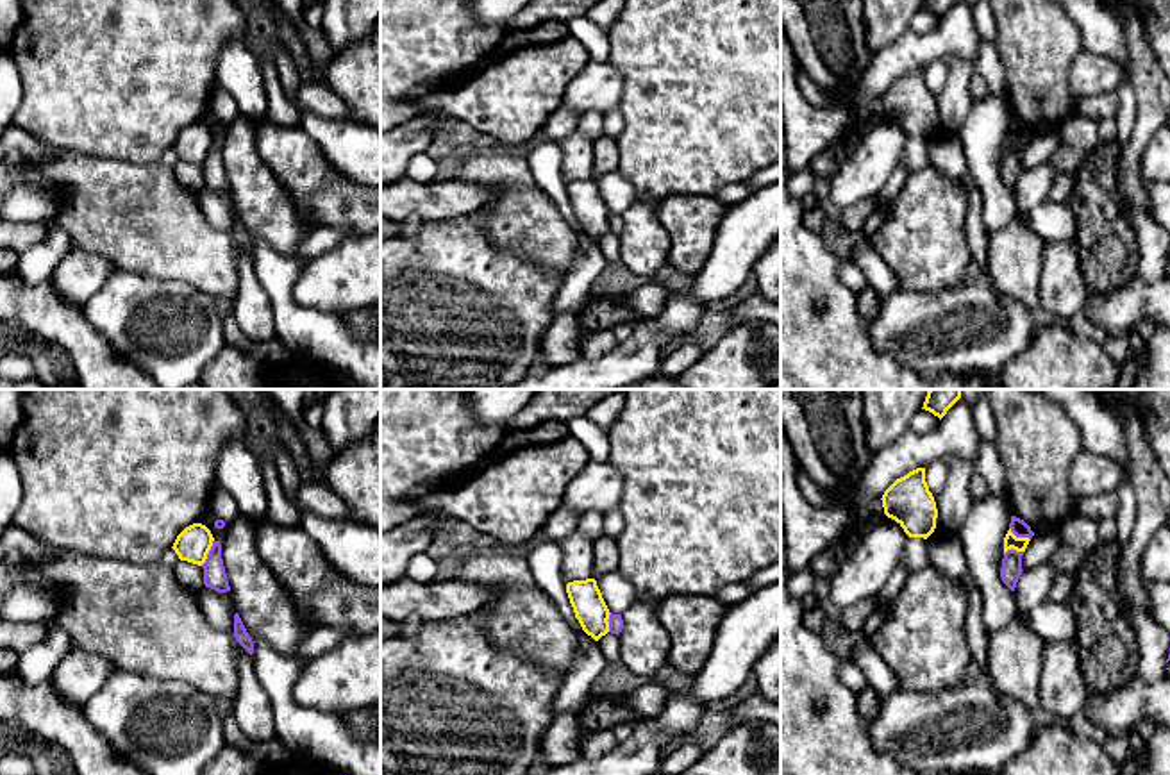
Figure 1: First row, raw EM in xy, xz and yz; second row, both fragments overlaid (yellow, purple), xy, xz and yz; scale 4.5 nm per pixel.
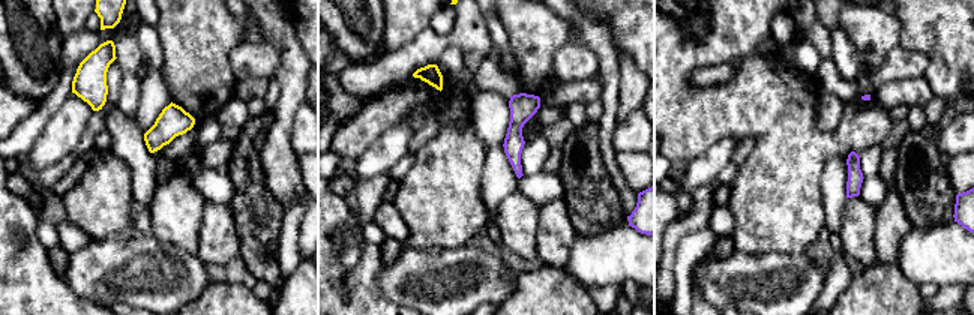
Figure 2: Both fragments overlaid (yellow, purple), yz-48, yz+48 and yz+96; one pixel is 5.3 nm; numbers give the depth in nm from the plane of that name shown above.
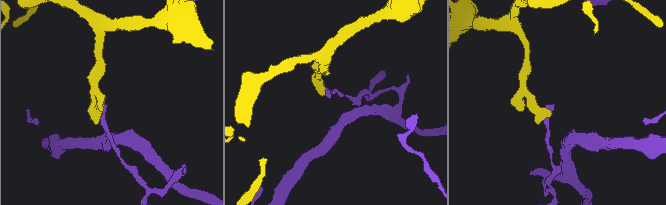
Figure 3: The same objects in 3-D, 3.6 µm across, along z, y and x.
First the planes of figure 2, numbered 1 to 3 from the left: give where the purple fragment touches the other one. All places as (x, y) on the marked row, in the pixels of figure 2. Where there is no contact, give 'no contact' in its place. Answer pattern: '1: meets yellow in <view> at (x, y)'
1: no contact
2: no contact
3: no contact

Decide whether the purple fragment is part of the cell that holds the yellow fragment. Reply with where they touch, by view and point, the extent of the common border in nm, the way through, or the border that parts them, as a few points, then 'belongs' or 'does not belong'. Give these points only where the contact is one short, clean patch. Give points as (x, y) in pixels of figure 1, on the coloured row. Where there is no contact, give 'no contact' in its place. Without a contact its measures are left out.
contact xy (208, 552); length 130 nm; border xy (213, 540), (208, 558), (200, 565); does not belong

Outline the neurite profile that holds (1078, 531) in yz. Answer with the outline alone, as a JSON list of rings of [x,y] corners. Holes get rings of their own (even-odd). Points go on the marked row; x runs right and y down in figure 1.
[[[1070,516],[1066,521],[1063,521],[1059,534],[1061,543],[1077,546],[1086,554],[1102,541],[1097,530],[1097,521],[1082,516]]]

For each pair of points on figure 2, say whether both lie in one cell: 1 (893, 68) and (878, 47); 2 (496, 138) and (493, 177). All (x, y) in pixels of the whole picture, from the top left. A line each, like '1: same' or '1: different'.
1: different
2: same

